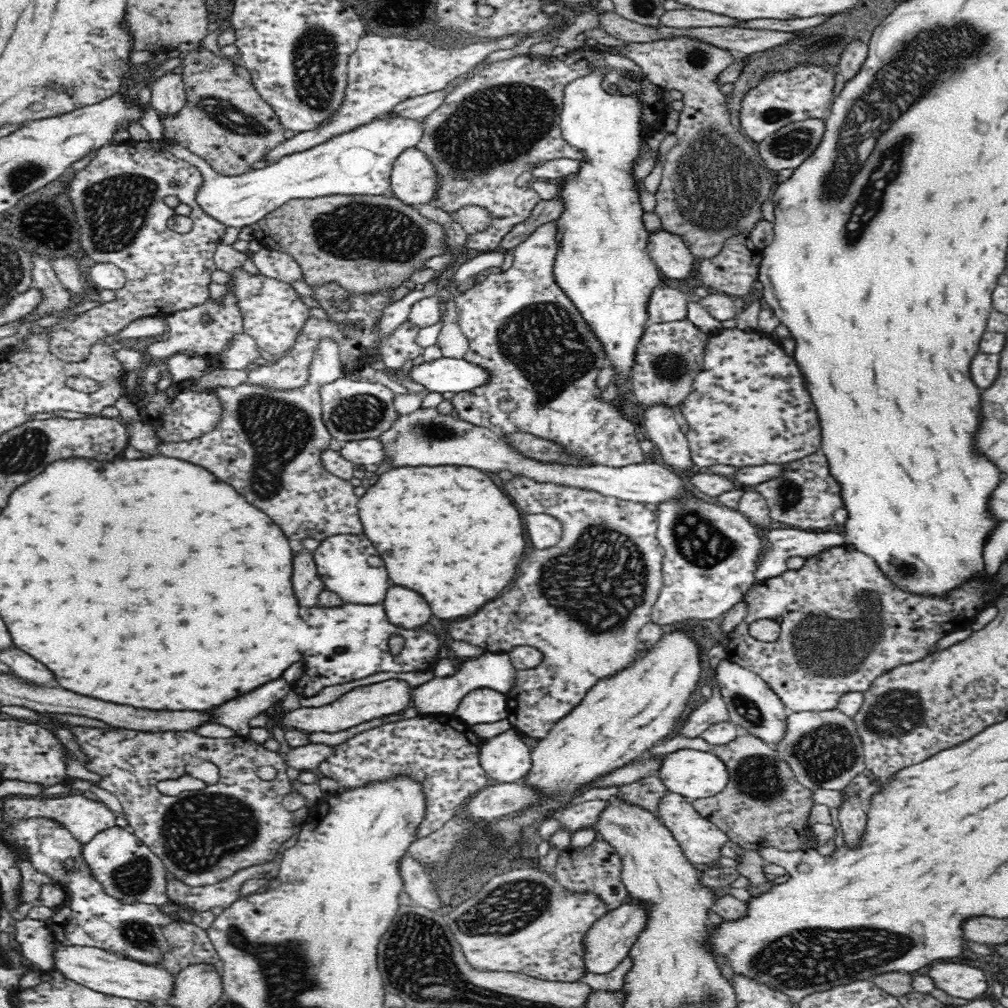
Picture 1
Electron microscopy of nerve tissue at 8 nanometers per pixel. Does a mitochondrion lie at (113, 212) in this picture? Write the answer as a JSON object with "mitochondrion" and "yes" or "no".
{"mitochondrion":"yes"}

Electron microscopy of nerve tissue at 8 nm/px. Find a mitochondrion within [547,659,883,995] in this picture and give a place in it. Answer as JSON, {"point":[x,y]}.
{"point":[825,752]}

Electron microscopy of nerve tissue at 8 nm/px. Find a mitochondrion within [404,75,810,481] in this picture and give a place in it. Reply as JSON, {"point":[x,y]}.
{"point":[505,120]}

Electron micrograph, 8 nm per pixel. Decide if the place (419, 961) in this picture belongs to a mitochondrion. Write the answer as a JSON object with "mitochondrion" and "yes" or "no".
{"mitochondrion":"yes"}

